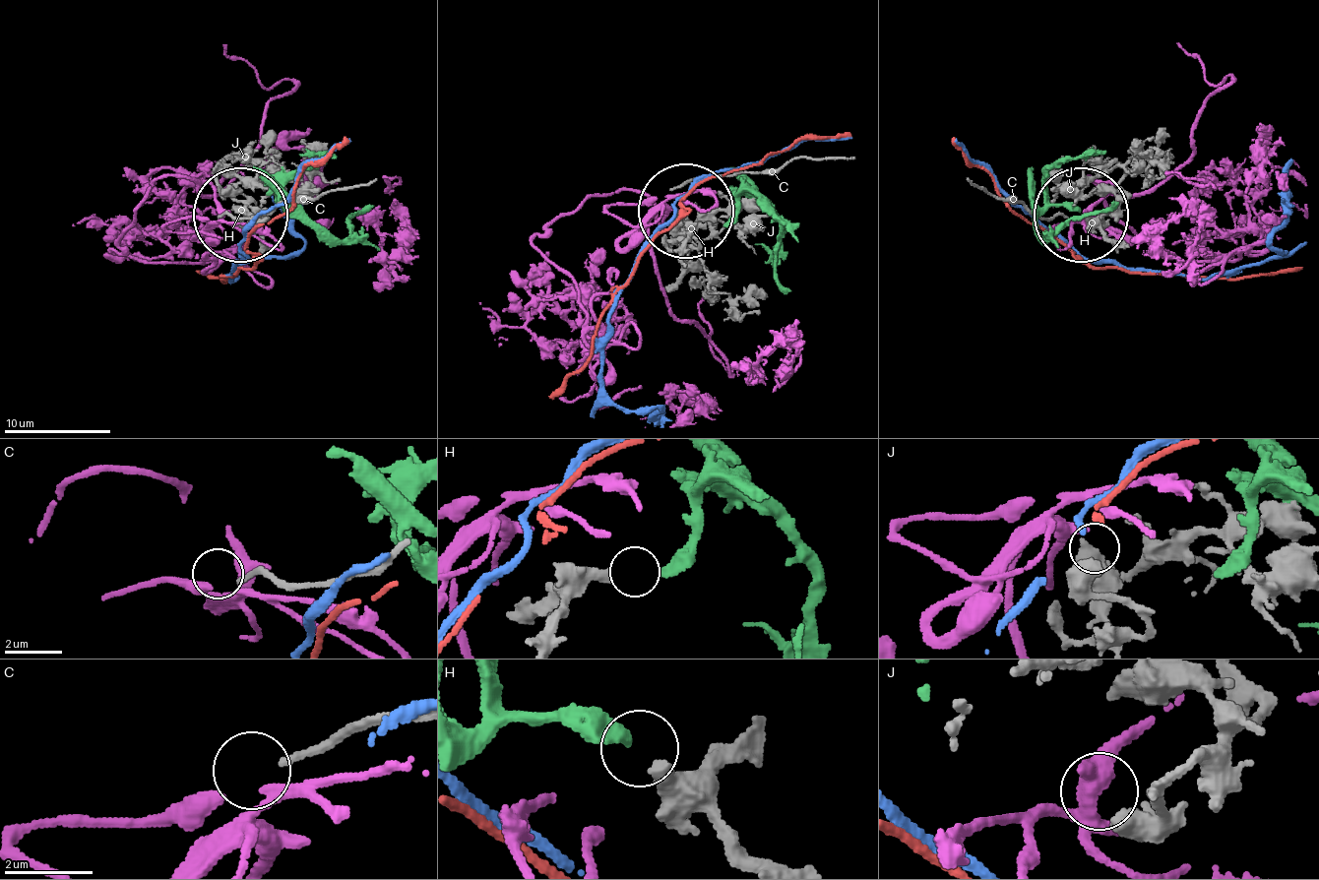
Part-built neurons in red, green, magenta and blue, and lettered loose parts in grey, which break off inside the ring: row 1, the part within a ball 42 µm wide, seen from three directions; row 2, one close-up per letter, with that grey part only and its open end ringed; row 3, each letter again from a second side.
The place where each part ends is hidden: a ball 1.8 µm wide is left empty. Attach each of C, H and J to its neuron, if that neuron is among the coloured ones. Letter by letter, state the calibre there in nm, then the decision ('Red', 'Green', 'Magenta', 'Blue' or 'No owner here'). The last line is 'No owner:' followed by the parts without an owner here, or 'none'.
C: Thickness 160 nm. No owner here
H: Thickness 400 nm. Green
J: Thickness 380 nm. Magenta
No owner: C

